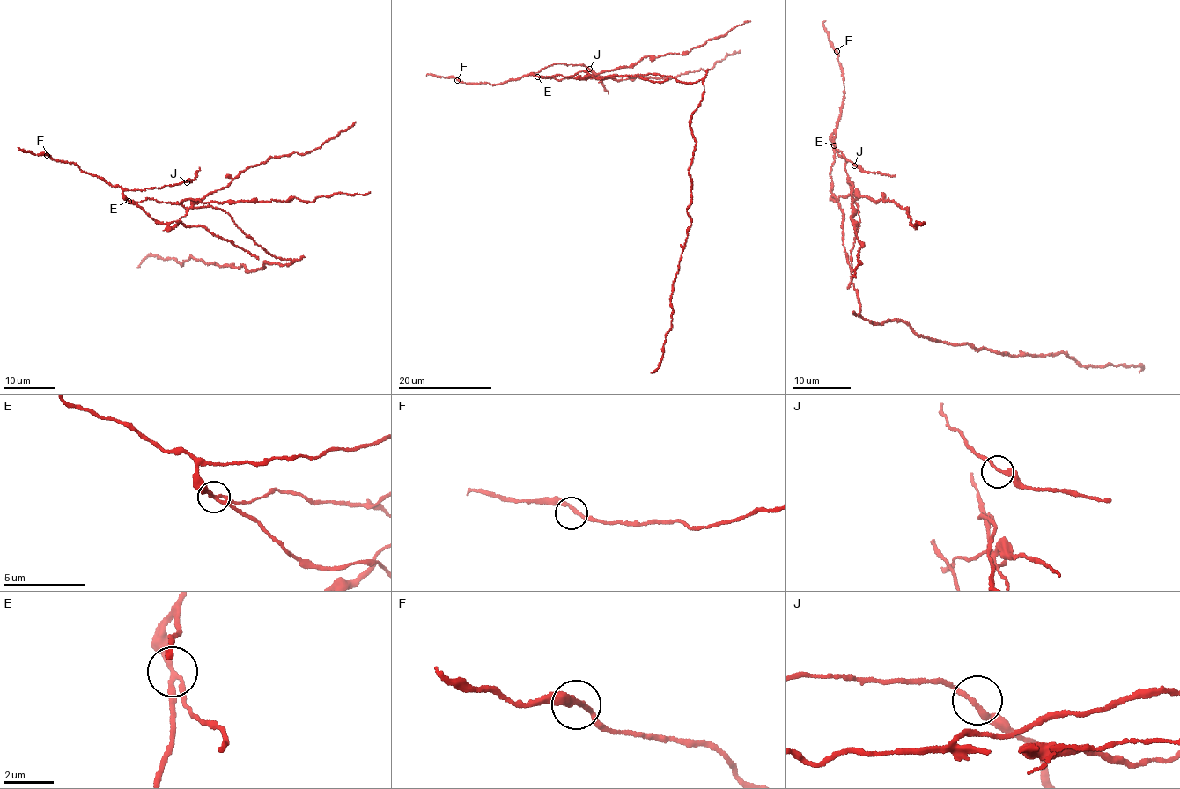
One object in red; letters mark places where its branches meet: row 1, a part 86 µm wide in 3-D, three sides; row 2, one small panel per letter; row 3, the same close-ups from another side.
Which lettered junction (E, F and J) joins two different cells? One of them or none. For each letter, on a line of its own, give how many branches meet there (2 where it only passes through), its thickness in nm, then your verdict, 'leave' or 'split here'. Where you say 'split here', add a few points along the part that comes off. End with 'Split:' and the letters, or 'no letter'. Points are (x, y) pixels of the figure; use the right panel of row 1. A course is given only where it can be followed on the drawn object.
E: 2 branches meet; 240 nm thick; split here; foreign part runs (834, 145), (859, 218), (851, 281), (864, 319), (1139, 372)
F: 2 branches meet; 220 nm thick; leave
J: 2 branches meet; 200 nm thick; leave
Split: E

